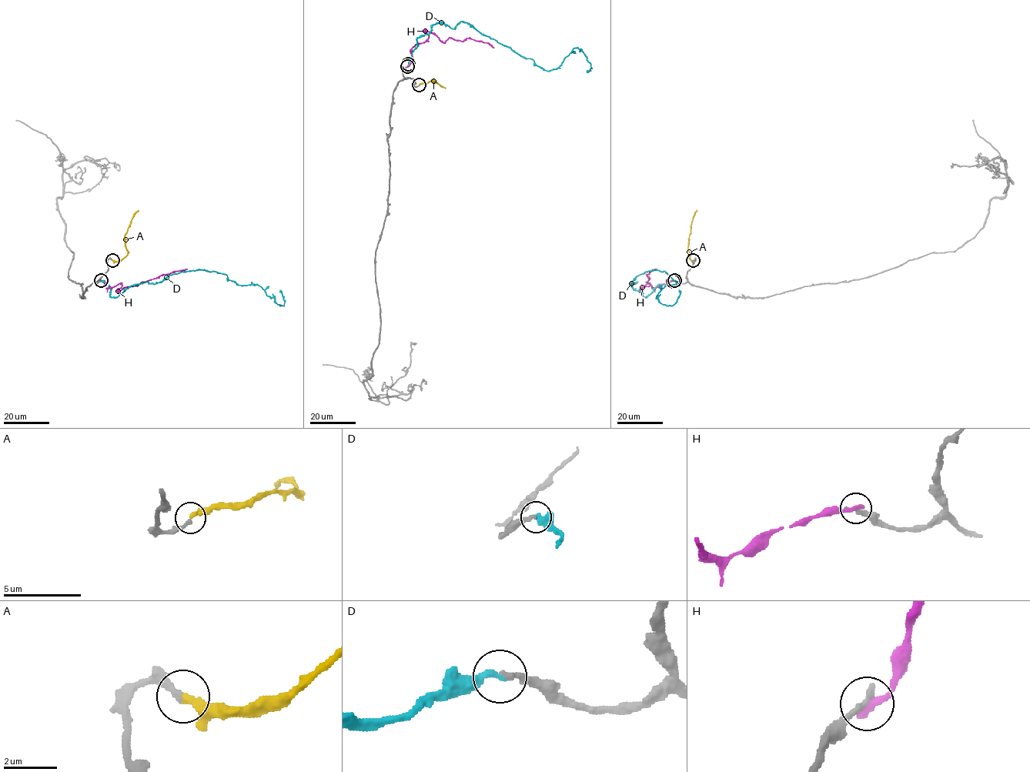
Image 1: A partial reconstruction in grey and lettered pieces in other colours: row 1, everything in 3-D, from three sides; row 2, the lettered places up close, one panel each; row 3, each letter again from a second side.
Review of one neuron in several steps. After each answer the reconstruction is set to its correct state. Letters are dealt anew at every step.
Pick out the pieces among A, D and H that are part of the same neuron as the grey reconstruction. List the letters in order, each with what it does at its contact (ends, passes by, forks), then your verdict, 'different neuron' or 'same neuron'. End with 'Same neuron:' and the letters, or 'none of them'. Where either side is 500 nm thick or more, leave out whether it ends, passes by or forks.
A: it ends there; same neuron
D: it ends there; same neuron
H: it ends there; different neuron
Same neuron: A, D

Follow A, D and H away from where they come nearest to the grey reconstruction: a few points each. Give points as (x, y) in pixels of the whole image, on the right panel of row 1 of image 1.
A: (693, 259), (687, 249), (690, 228), (697, 209)
D: (673, 280), (646, 296), (630, 284), (655, 269), (679, 285), (667, 285), (660, 303), (673, 305), (679, 289)
H: (674, 280), (656, 288), (647, 284), (639, 290), (651, 285), (647, 282), (649, 279), (647, 275), (656, 269)

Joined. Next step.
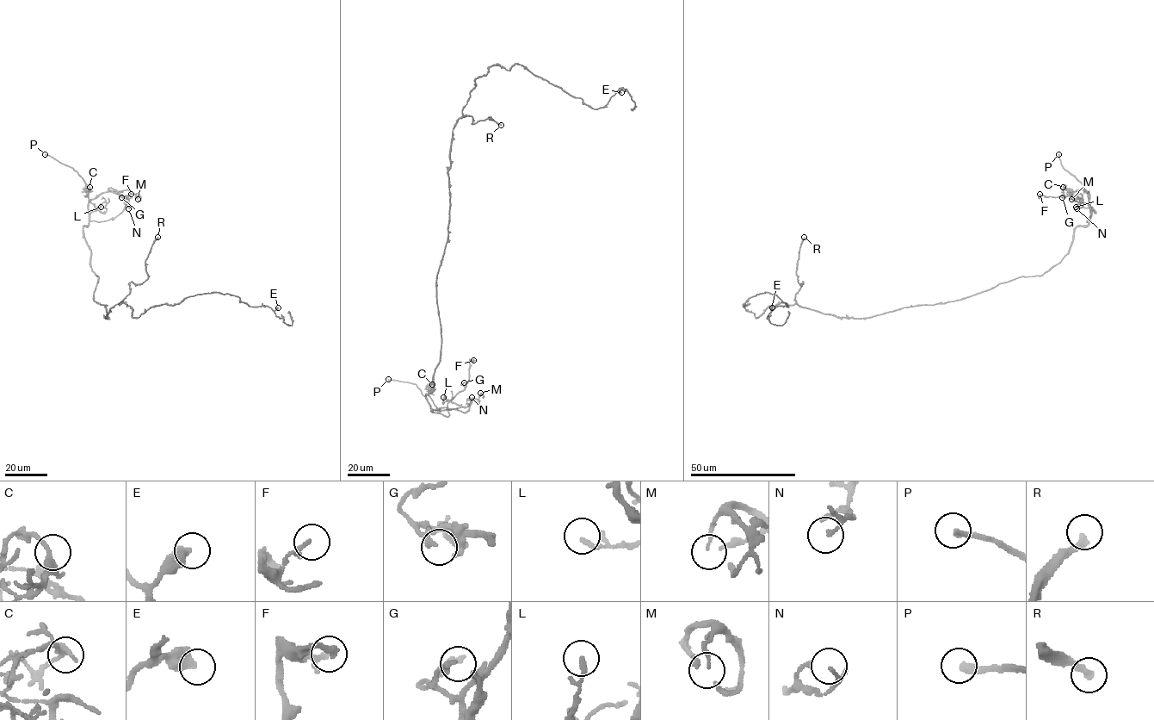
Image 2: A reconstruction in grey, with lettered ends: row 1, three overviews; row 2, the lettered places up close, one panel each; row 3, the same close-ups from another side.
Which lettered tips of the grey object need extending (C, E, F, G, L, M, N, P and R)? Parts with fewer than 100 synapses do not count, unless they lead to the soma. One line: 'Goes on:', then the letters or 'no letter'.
Goes on: P, R

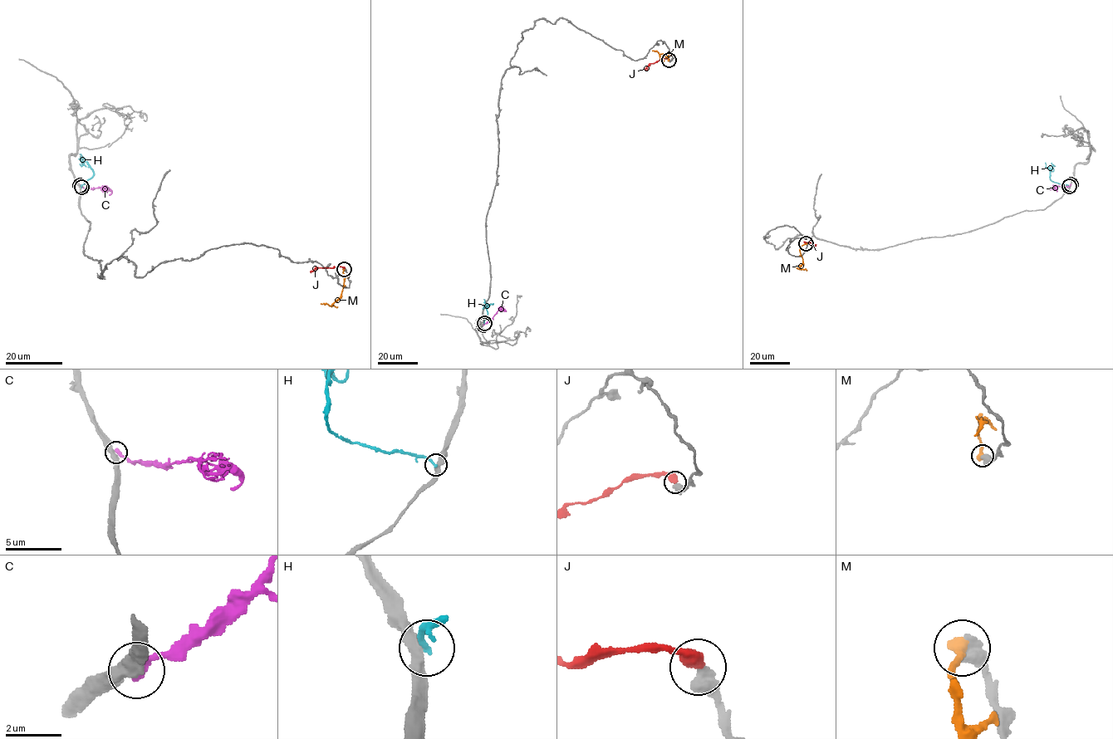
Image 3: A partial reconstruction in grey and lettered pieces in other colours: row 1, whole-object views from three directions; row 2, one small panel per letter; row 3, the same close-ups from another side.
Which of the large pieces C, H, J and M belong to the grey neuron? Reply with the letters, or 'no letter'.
J

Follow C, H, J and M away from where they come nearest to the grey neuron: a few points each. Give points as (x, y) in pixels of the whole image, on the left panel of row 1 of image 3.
C: (80, 185), (107, 188), (111, 193), (109, 195)
H: (80, 187), (93, 175), (93, 169), (85, 161), (81, 166), (80, 154)
J: (344, 268), (318, 267), (310, 272)
M: (344, 269), (341, 296), (330, 305), (321, 304)

